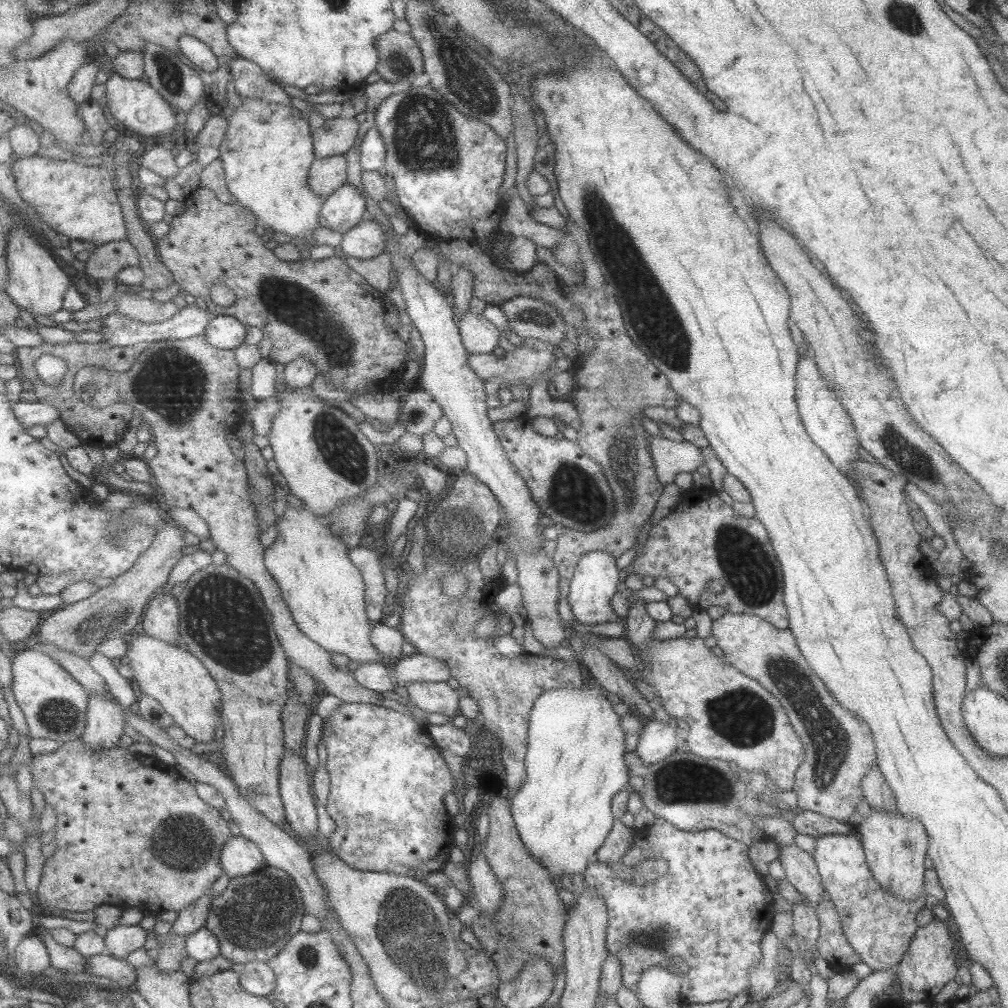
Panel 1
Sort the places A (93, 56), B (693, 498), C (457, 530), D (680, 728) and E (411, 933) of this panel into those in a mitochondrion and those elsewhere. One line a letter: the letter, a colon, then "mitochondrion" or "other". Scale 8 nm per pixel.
A: other
B: other
C: mitochondrion
D: other
E: mitochondrion

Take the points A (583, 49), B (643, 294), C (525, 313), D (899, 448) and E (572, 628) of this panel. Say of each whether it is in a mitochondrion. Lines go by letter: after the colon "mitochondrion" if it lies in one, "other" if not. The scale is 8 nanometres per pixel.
A: other
B: mitochondrion
C: mitochondrion
D: mitochondrion
E: other

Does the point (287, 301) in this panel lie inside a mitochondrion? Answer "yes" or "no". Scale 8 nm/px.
yes

